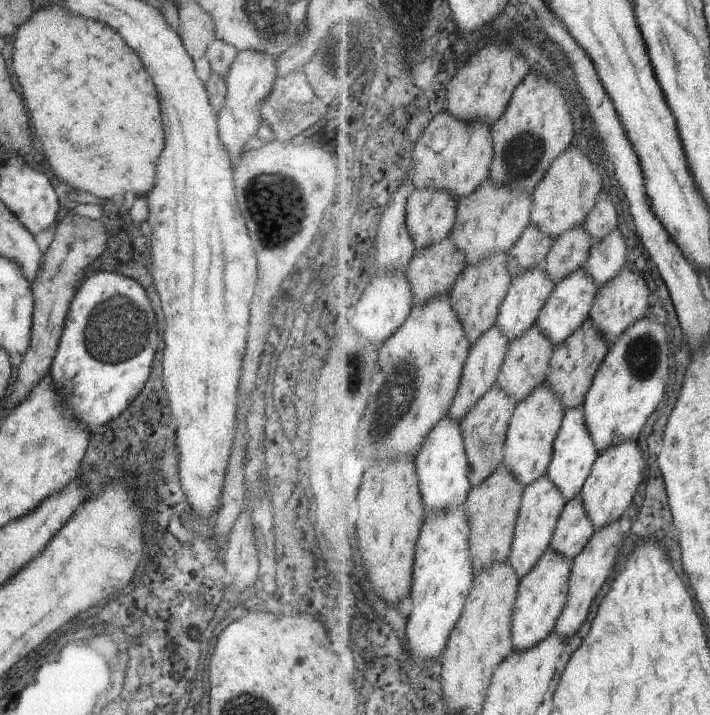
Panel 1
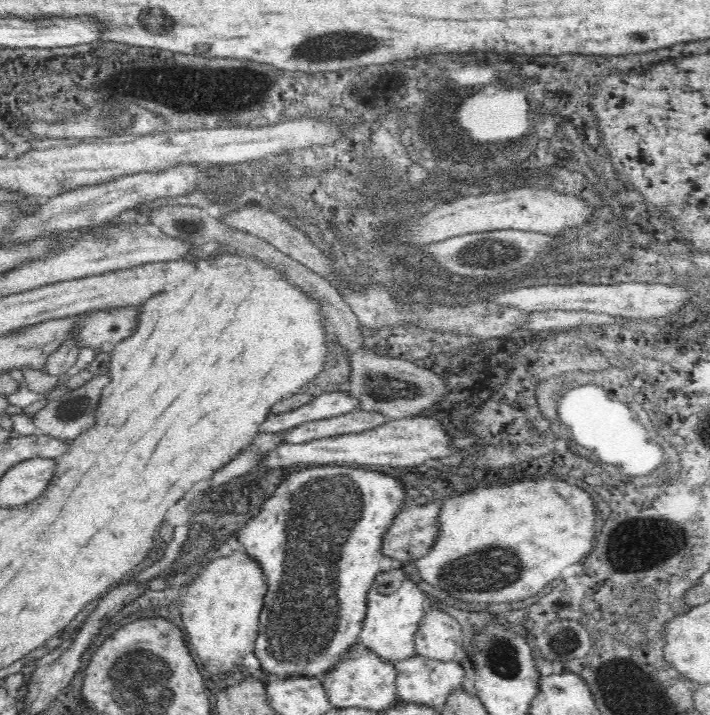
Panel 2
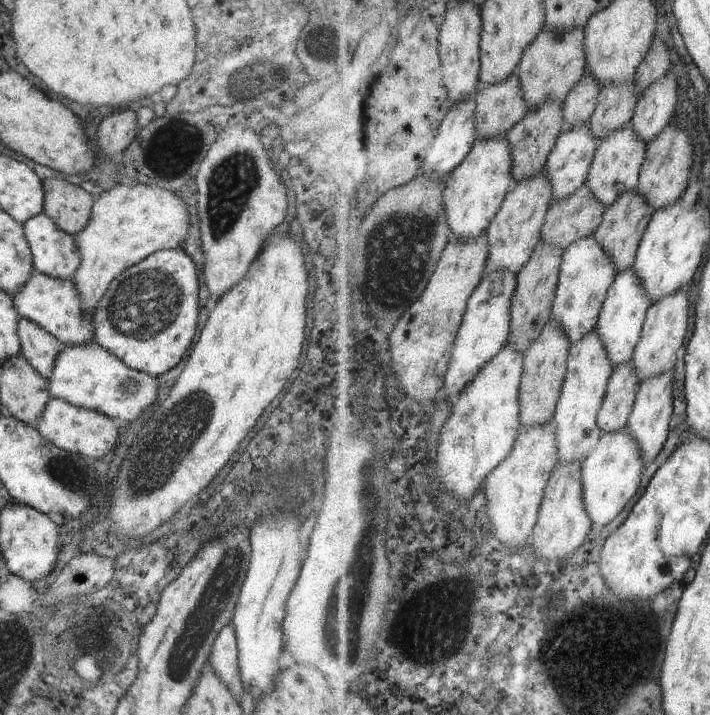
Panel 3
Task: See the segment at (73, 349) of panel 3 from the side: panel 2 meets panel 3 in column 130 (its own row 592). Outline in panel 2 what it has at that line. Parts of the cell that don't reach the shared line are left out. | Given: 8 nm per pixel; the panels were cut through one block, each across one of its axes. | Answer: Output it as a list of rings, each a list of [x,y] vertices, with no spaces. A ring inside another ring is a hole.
[[[391,569],[387,572],[382,571],[374,578],[374,584],[368,590],[366,604],[366,618],[363,620],[361,634],[358,643],[376,653],[380,659],[394,665],[399,661],[417,656],[415,648],[415,637],[418,626],[424,610],[422,602],[424,602],[425,594],[418,588],[412,579],[406,577],[406,573],[402,569]],[[392,582],[400,582],[400,586],[390,592],[390,594],[382,594],[378,588],[380,584],[388,586]]]

